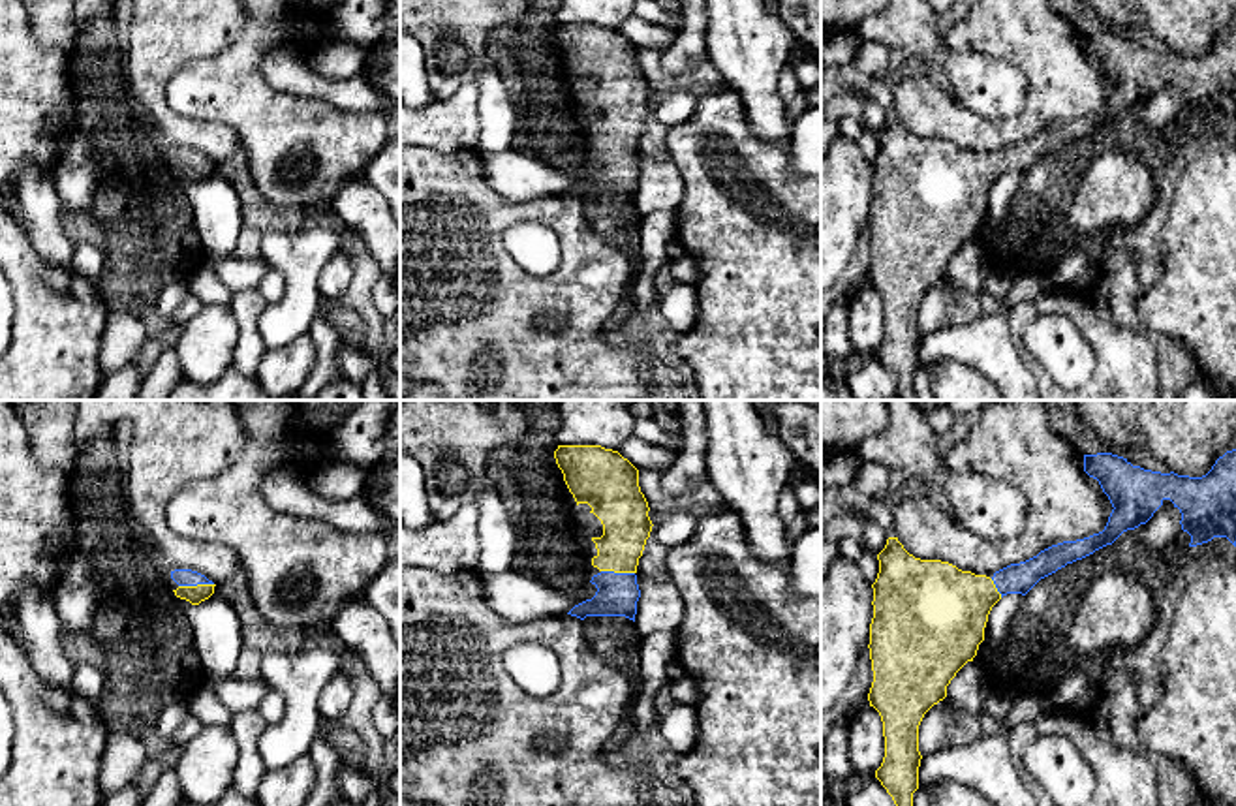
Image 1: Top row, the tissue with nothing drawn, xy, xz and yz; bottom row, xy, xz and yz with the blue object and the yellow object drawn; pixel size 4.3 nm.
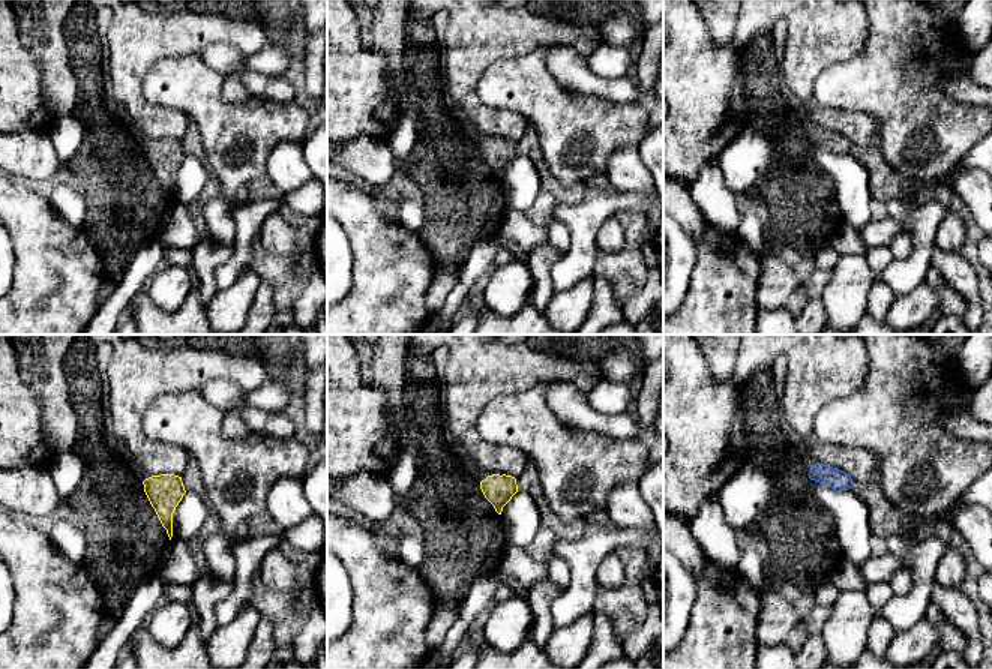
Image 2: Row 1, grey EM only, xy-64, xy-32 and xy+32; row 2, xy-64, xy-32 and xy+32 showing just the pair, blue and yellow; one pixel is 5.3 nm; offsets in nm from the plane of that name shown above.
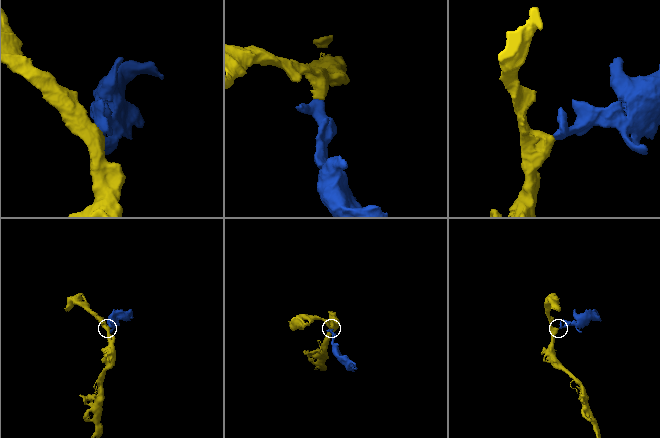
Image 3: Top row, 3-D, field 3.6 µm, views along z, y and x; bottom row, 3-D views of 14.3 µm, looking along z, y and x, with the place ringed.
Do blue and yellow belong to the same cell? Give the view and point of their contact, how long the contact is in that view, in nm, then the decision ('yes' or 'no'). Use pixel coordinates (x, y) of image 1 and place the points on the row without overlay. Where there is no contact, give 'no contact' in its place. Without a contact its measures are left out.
contact xy (196, 164); length 150 nm; yes

